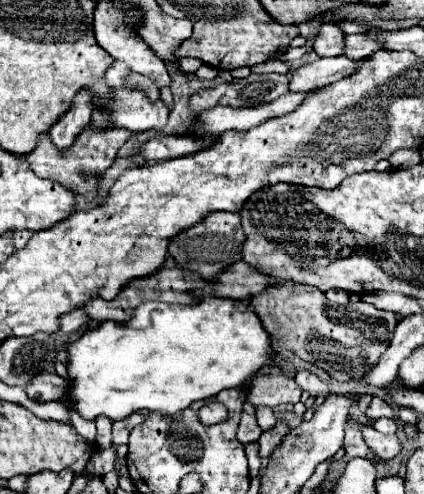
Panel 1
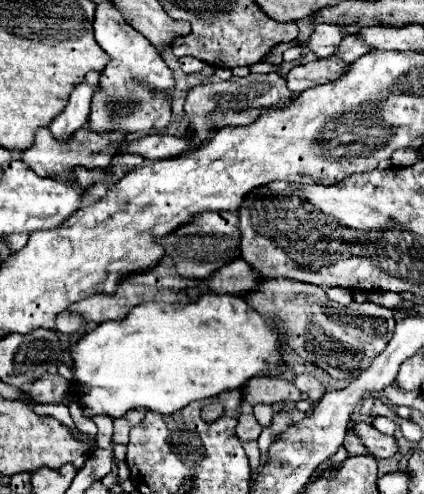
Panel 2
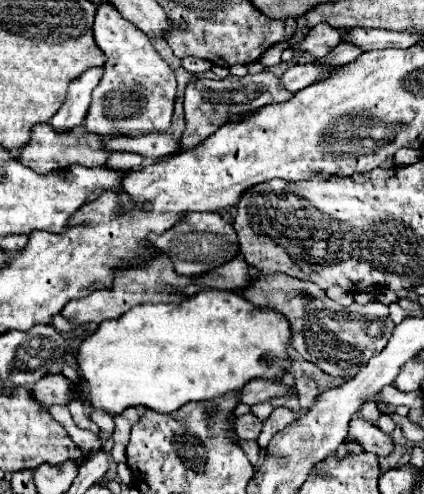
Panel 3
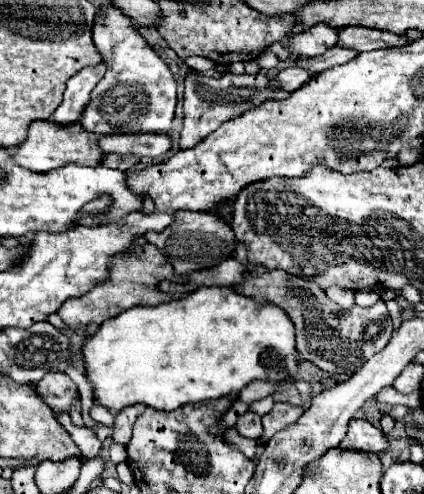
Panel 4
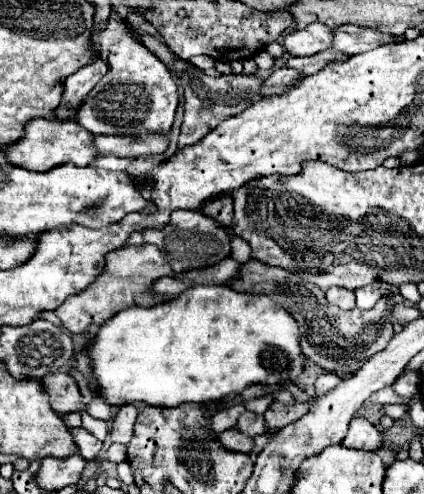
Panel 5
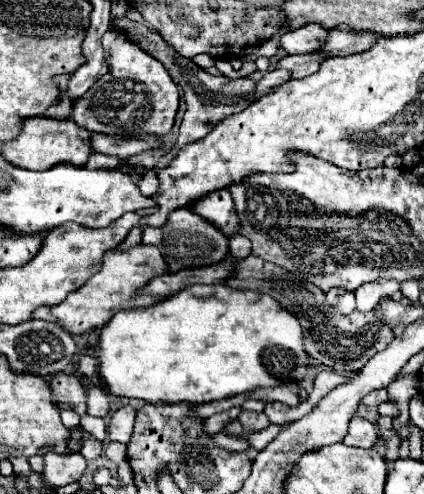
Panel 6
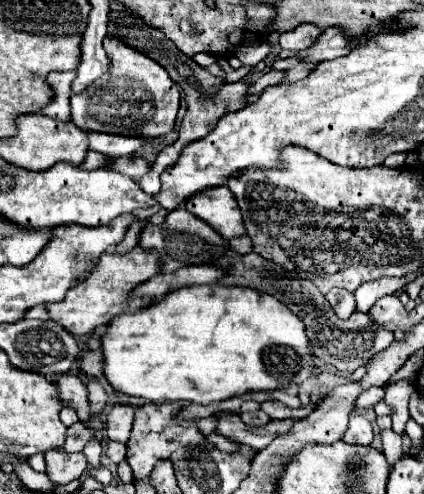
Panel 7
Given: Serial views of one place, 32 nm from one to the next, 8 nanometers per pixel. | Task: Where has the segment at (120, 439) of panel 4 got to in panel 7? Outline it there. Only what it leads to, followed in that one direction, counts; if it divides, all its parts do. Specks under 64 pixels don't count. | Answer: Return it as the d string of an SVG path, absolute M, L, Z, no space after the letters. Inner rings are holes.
M116 404L106 412L106 436L116 442L128 442L134 420L134 408Z

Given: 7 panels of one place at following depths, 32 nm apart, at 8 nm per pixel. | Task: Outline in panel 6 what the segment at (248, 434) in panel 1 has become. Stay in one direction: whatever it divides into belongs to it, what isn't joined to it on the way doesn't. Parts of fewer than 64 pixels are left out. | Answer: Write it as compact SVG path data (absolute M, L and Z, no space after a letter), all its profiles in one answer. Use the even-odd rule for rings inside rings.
M240 412L238 420L242 422L244 430L248 432L256 432L268 426L268 418L264 416L264 412Z

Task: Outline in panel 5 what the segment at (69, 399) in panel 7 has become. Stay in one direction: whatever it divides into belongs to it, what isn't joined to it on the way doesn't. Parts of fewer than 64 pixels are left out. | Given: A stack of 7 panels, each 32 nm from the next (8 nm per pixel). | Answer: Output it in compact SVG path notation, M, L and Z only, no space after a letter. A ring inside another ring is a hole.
M54 372L44 376L42 380L44 388L50 394L50 406L58 412L68 412L68 410L76 410L76 412L84 412L84 396L80 392L78 382L66 374L66 372Z

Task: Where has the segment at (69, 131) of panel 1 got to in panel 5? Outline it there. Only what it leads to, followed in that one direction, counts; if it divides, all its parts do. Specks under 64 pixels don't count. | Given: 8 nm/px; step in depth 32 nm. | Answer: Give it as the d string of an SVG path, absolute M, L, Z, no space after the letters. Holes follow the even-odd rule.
M90 38L88 42L88 50L92 52L92 64L86 64L84 68L80 68L78 72L74 72L72 76L68 76L66 84L64 84L64 98L62 104L56 110L56 118L58 120L68 120L74 116L74 110L84 102L86 94L96 86L96 82L108 72L108 66L104 64L100 50L96 46L96 42Z

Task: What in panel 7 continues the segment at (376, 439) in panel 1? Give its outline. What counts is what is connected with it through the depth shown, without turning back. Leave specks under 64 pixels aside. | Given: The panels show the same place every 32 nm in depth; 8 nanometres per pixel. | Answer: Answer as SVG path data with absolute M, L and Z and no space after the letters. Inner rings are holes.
M352 416L352 420L348 422L348 430L344 432L342 440L348 444L364 444L366 446L372 442L372 436L374 436L372 424L362 416Z

